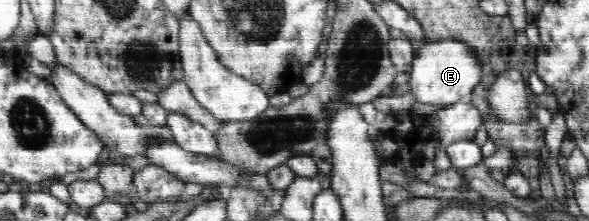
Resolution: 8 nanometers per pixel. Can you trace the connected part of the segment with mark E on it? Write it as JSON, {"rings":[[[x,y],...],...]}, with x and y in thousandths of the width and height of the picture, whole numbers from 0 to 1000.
{"rings":[[[769,176],[723,186],[710,204],[696,326],[694,412],[708,457],[749,484],[795,452],[818,367],[818,299],[808,240],[791,195]]]}

